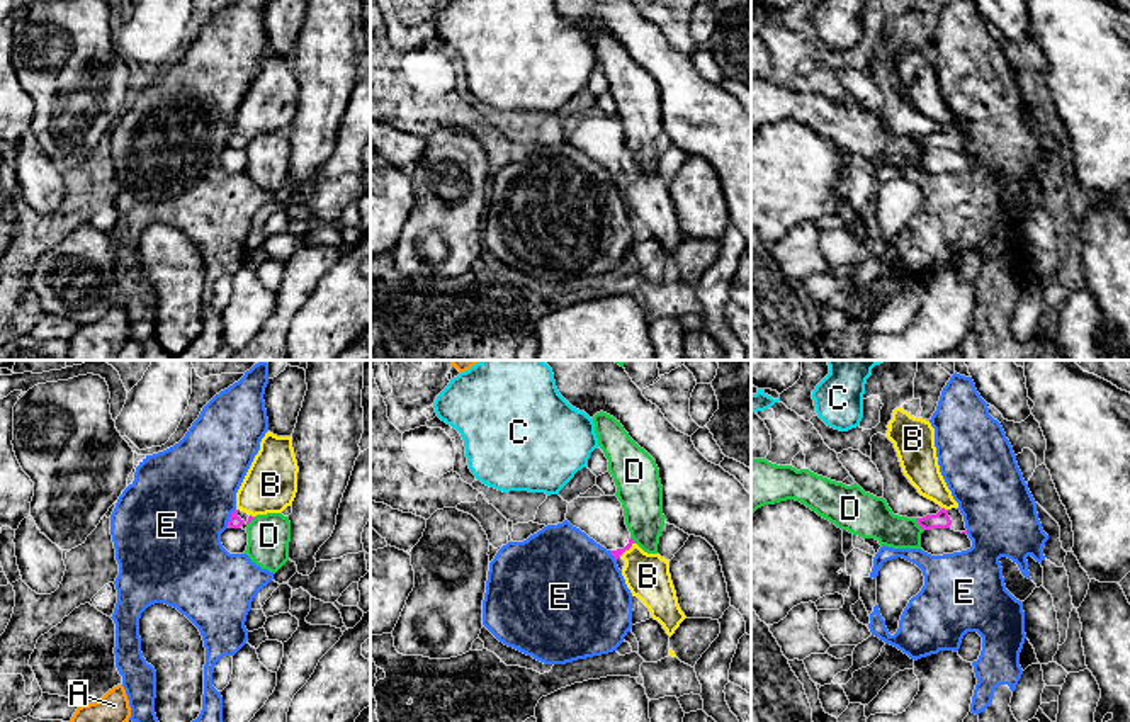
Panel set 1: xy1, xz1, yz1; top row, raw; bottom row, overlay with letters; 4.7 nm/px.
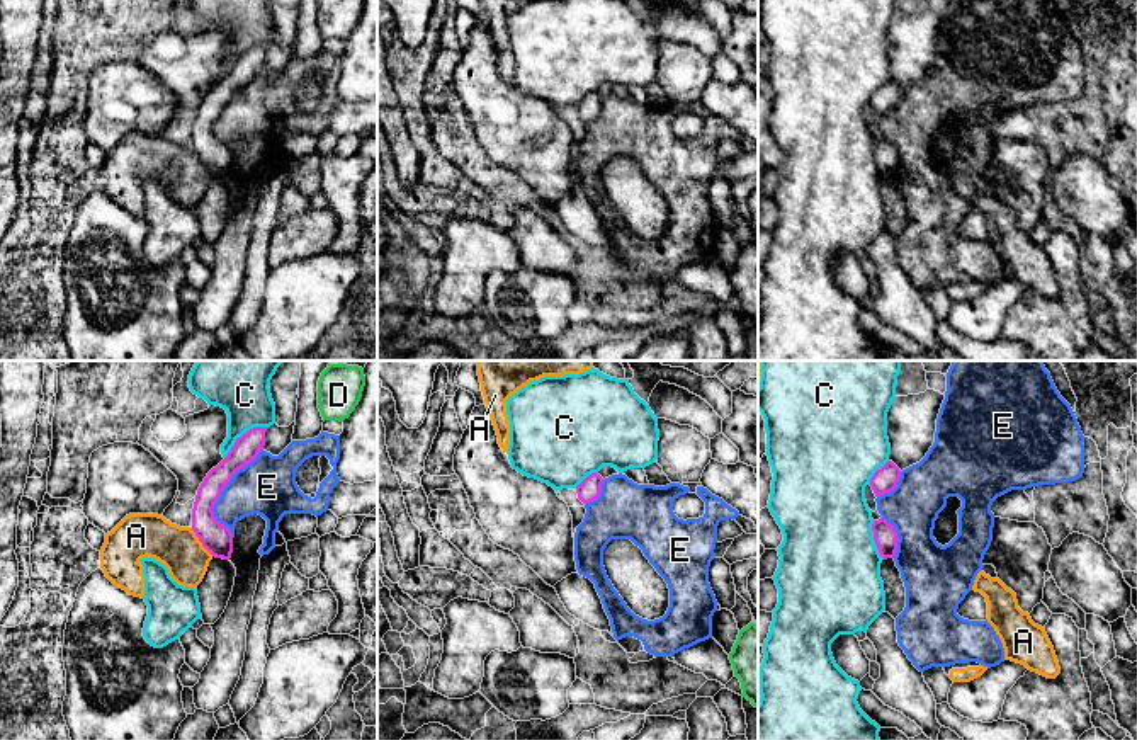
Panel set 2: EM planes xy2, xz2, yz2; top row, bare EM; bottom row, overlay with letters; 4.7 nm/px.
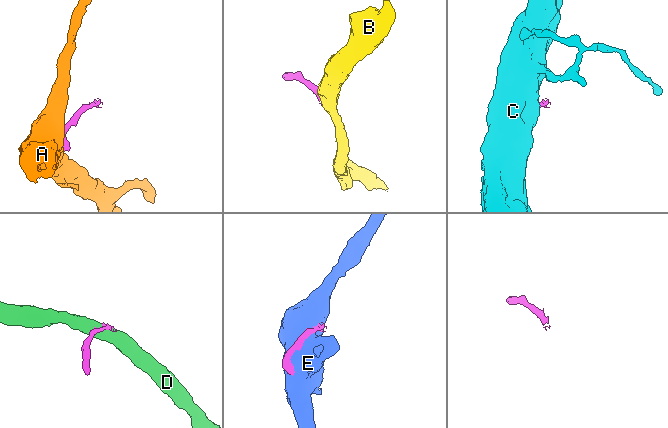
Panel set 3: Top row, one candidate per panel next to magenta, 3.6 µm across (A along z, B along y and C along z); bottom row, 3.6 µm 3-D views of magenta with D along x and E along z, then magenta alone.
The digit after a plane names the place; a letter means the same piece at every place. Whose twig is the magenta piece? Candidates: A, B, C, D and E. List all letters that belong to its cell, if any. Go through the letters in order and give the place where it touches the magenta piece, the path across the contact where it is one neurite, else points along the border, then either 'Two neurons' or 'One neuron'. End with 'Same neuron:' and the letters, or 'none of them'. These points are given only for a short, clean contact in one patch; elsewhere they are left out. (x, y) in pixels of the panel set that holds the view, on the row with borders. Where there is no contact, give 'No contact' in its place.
A: Touches magenta at xy2 (199, 540). Boundary: xy2 (191, 528), (213, 555). Two neurons
B: Touches magenta at yz1 (943, 508). Boundary: yz1 (942, 507), (947, 510). Two neurons
C: Touches magenta at xy2 (243, 434). Two neurons
D: Touches magenta at yz1 (920, 525). Boundary: yz1 (915, 518), (925, 529). Two neurons
E: Touches magenta at xy2 (223, 489). Two neurons
Same neuron: none of them

